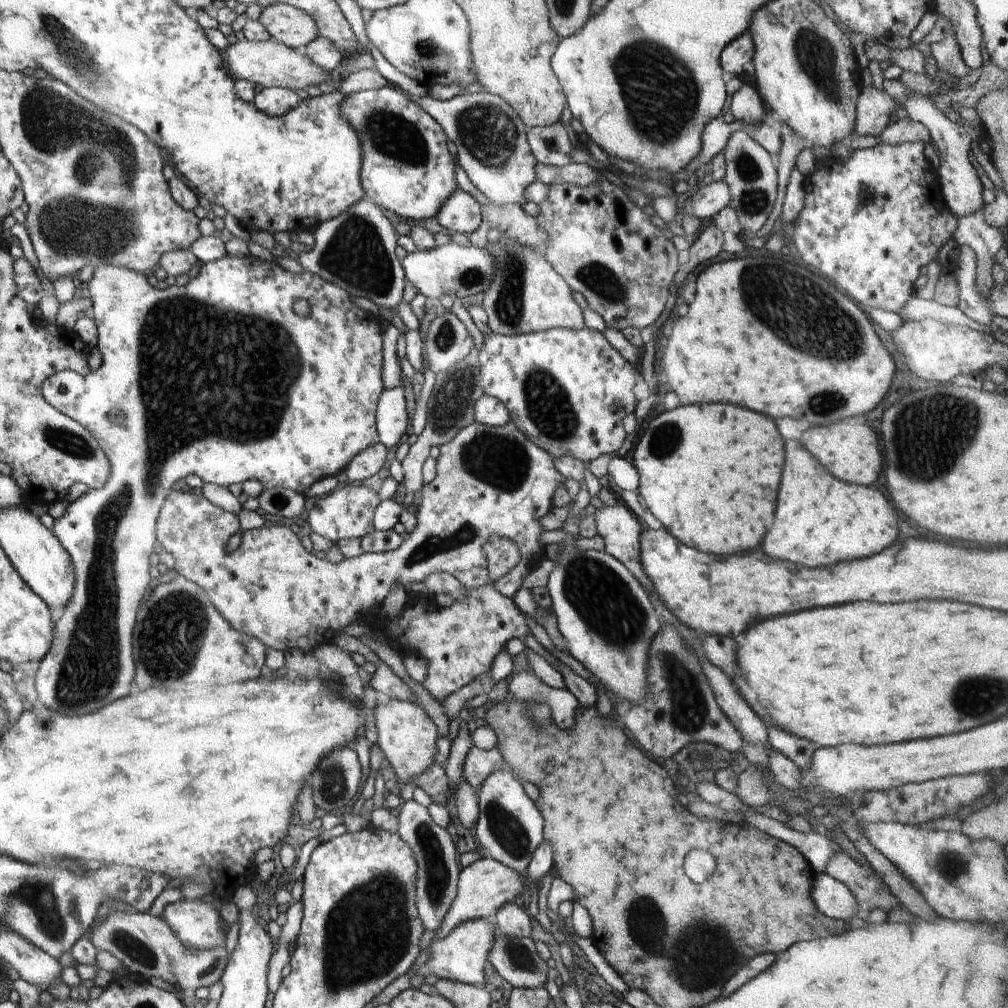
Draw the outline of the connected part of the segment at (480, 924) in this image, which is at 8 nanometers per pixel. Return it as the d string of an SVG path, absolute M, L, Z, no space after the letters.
M482 918L464 920L444 940L434 940L430 944L430 960L422 969L422 973L432 974L438 978L484 986L484 966L487 964L487 956L494 944L494 934L497 926Z

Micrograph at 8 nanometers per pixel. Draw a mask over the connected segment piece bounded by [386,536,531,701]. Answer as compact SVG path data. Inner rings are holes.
M494 536L484 544L488 553L490 584L474 590L466 589L466 596L455 600L450 607L439 607L434 596L409 594L400 616L388 622L389 640L399 652L421 654L426 660L428 674L421 682L428 692L440 701L470 684L478 676L489 672L496 654L512 638L524 643L531 634L525 614L513 599L502 596L492 584L505 576L518 564L520 552L512 540Z

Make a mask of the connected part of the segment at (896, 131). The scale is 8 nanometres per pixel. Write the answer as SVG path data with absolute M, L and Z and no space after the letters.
M910 117L902 118L902 120L894 118L879 135L884 144L932 143L928 128Z

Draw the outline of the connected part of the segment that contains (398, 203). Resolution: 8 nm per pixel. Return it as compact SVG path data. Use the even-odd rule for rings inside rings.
M393 84L349 94L342 102L342 114L360 138L360 180L365 197L402 218L436 218L442 204L459 189L454 175L456 163L448 151L448 139L440 124L407 92Z

